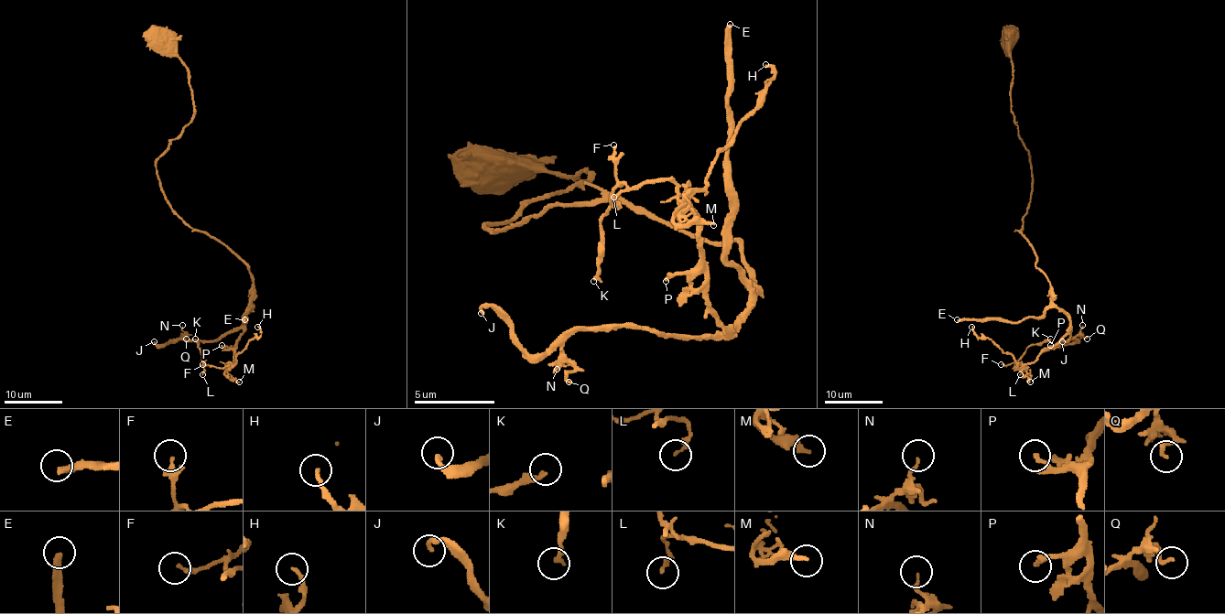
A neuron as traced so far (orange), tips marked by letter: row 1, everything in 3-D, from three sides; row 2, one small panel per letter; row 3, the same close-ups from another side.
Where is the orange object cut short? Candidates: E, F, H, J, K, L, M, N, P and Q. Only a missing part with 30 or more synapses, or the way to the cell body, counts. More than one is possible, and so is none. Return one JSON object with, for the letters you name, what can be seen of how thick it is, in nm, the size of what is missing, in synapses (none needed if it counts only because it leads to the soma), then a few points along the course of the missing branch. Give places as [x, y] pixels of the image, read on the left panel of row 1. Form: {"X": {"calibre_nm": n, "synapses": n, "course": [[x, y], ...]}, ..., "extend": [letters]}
{"E": {"calibre_nm": 340, "synapses": 600}, "extend": ["E"]}

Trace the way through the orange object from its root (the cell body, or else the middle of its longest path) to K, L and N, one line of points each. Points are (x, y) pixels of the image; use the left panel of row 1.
K: (161, 40), (186, 69), (193, 115), (156, 163), (160, 189), (252, 280), (233, 363), (208, 366), (195, 339)
L: (161, 40), (186, 69), (193, 115), (156, 163), (160, 189), (252, 280), (233, 363), (203, 364), (202, 374)
N: (161, 40), (186, 69), (193, 115), (156, 163), (160, 189), (252, 280), (239, 327), (188, 341), (182, 325)

